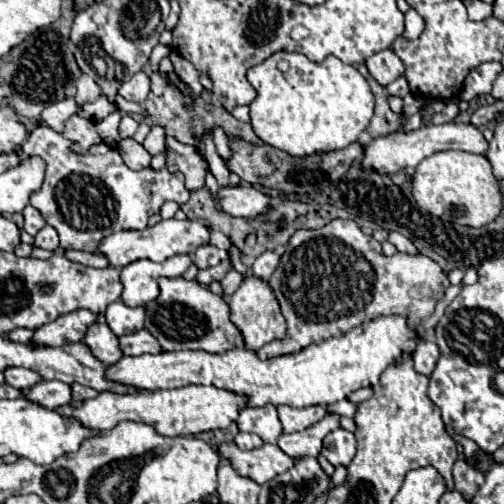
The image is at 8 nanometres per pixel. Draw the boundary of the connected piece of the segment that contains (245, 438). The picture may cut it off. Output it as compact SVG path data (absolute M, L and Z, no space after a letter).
M239 432L235 436L235 444L241 448L241 450L253 450L253 448L259 448L263 444L263 440L257 436L257 434L245 434L245 432Z

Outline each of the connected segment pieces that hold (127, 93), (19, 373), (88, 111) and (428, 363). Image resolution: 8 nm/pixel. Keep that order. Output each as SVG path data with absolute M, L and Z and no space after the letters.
M137 72L135 76L131 76L131 80L123 82L117 94L121 94L125 100L129 102L143 102L149 94L149 78L145 72Z
M7 368L5 370L5 378L7 378L7 384L13 386L13 388L17 388L17 390L31 388L37 382L41 382L39 372L29 370L29 368Z
M101 95L97 101L79 106L77 114L87 118L87 120L97 120L97 118L105 118L111 112L116 111L117 108L118 106L105 98L105 95Z
M421 340L413 352L413 360L415 360L415 370L429 376L439 360L439 346L431 340Z

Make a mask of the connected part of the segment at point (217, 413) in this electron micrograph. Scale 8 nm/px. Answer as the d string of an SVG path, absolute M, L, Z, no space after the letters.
M181 386L173 390L135 390L129 394L117 394L117 392L101 392L93 400L83 400L81 406L65 404L57 406L55 412L59 412L63 418L75 418L81 422L85 428L97 430L97 432L107 432L111 430L117 422L123 420L133 420L141 422L147 426L153 426L157 434L163 436L185 436L189 434L199 434L205 430L225 430L231 422L237 420L239 412L245 408L247 400L243 396L235 396L233 392L215 388L215 386Z

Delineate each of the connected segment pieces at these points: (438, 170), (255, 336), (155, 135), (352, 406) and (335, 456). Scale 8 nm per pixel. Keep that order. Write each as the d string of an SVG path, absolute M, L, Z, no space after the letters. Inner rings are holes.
M461 150L435 152L425 158L413 174L413 196L417 204L429 214L471 228L481 228L491 224L503 206L503 194L499 180L493 174L491 162L481 154L469 154Z
M249 276L243 280L243 284L237 288L237 292L233 296L227 296L227 304L231 310L231 322L239 328L239 332L243 334L245 346L253 352L257 352L261 346L273 342L273 340L281 340L287 334L287 324L285 318L279 310L279 304L275 300L275 294L271 292L271 288L267 288L265 280L255 280L255 276Z
M153 126L153 130L147 134L143 146L145 146L145 150L147 150L151 156L155 156L155 154L159 154L159 152L165 150L165 148L163 148L163 136L165 136L165 130L159 128L159 126Z
M343 400L343 402L339 402L339 404L331 404L331 406L327 406L327 410L337 412L337 414L341 414L341 416L347 414L349 418L353 418L355 412L357 412L357 404L351 402L351 400Z
M337 428L329 432L323 438L323 450L321 454L333 464L333 466L347 466L355 456L355 436L343 428Z

